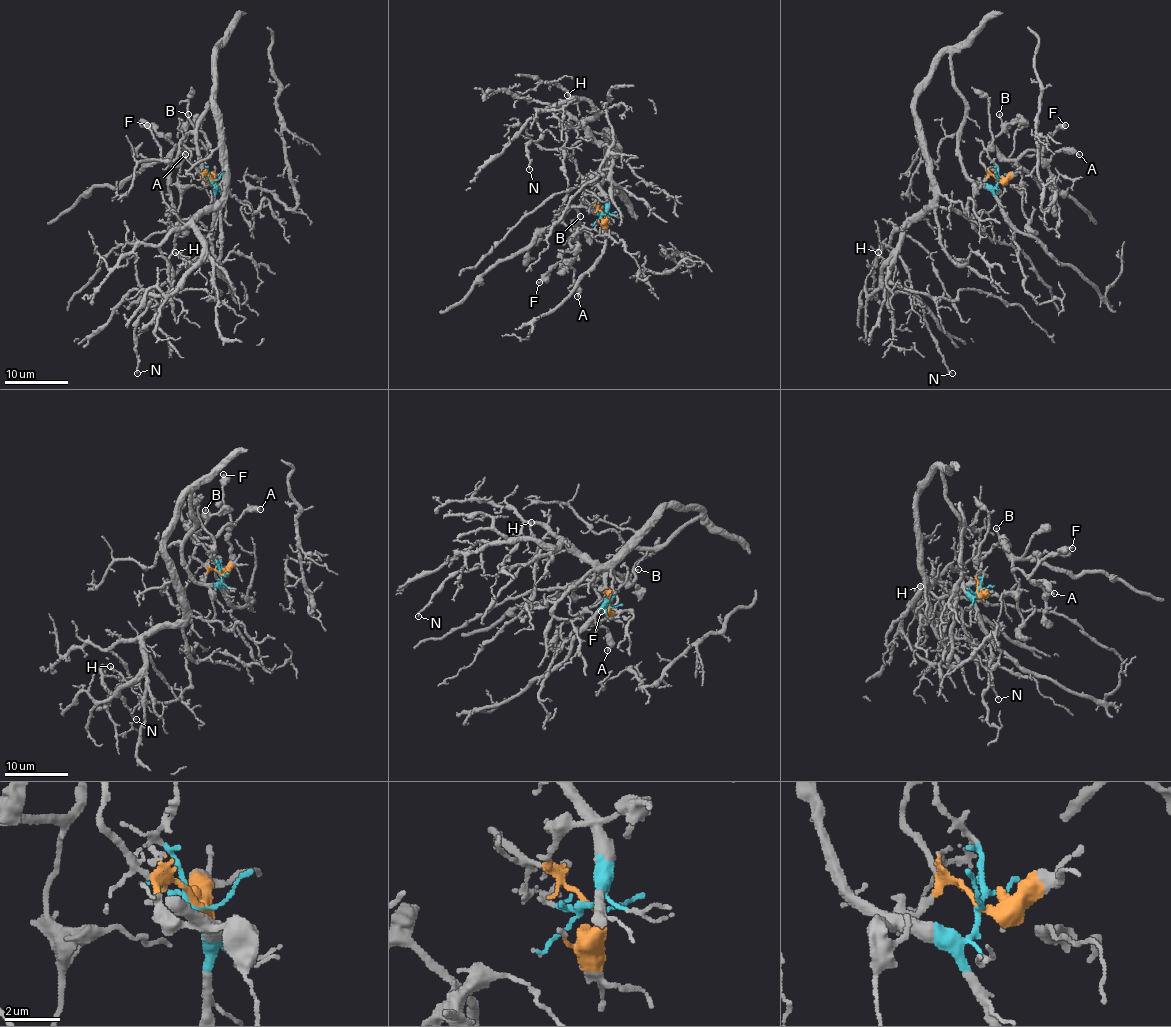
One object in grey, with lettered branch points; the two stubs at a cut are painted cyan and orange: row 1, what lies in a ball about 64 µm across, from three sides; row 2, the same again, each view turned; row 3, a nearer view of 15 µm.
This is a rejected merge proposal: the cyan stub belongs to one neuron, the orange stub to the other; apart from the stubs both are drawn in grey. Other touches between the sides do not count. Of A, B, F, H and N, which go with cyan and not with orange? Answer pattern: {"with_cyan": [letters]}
{"with_cyan": ["H", "N"]}

